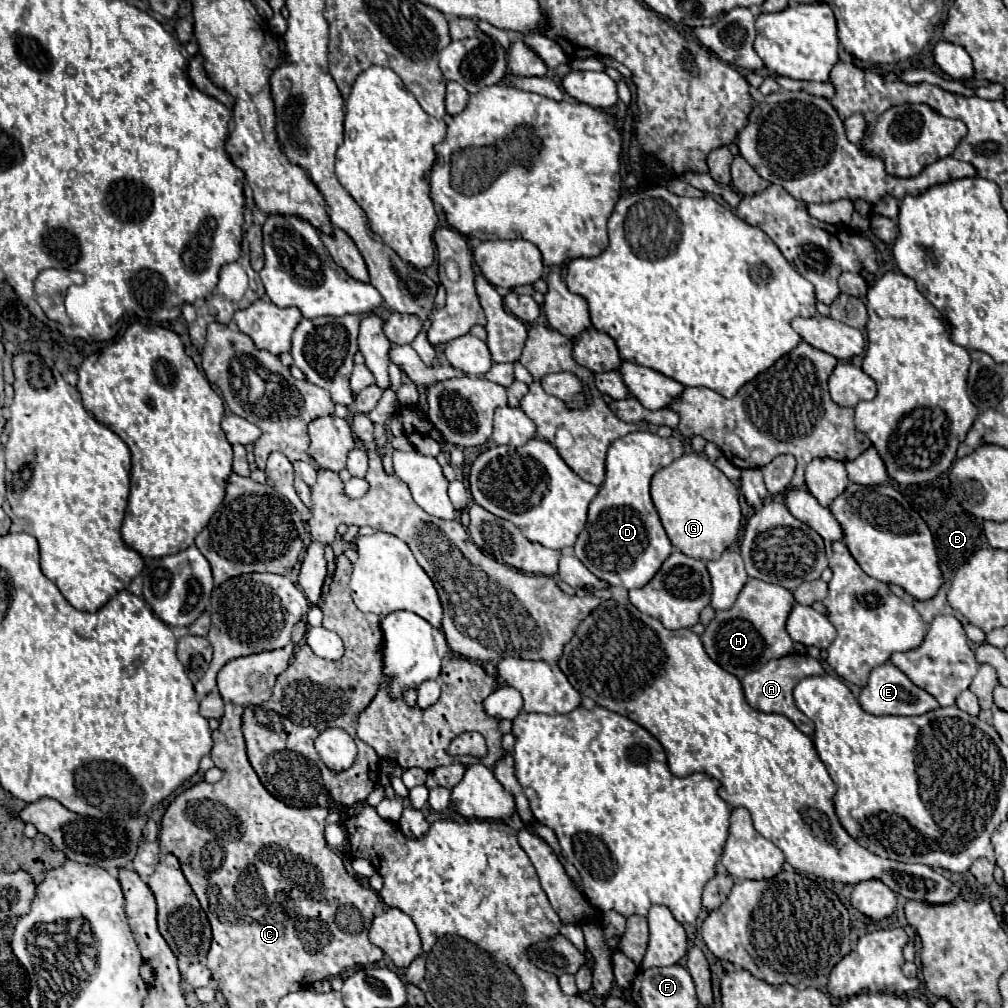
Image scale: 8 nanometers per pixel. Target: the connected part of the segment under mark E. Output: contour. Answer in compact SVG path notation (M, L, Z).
M884 663L876 669L872 669L870 679L866 683L866 687L860 691L860 705L864 711L872 713L872 715L924 715L928 711L938 709L938 701L926 693L924 689L916 687L898 667L894 667L892 663Z

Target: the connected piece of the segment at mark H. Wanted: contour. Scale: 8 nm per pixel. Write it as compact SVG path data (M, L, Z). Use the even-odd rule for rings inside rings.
M748 579L742 587L736 605L730 611L716 611L716 617L706 627L702 643L706 653L724 671L742 679L748 671L760 669L770 659L780 659L794 651L794 643L786 633L786 619L794 607L794 595L772 583Z

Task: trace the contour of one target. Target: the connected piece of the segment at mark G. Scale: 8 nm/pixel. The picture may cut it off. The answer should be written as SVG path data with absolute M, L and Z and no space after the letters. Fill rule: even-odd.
M702 453L682 455L668 467L662 467L652 477L650 495L670 543L684 555L700 561L716 561L736 541L742 519L738 489Z

